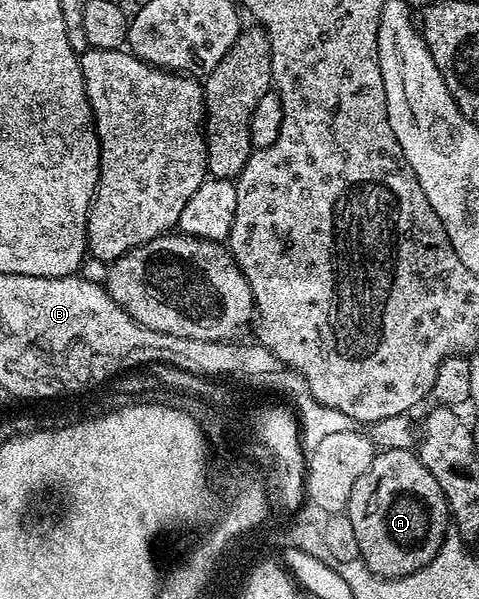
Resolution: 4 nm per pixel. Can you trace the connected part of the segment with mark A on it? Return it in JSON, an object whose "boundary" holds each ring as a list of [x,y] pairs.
{"boundary":[[[403,450],[378,451],[373,457],[367,474],[351,486],[351,494],[347,501],[347,515],[355,530],[358,543],[359,559],[366,564],[376,576],[387,580],[398,580],[412,572],[418,572],[439,554],[439,546],[443,546],[445,533],[450,531],[451,517],[439,482],[435,482],[435,474],[423,466],[420,455],[416,451]]]}

